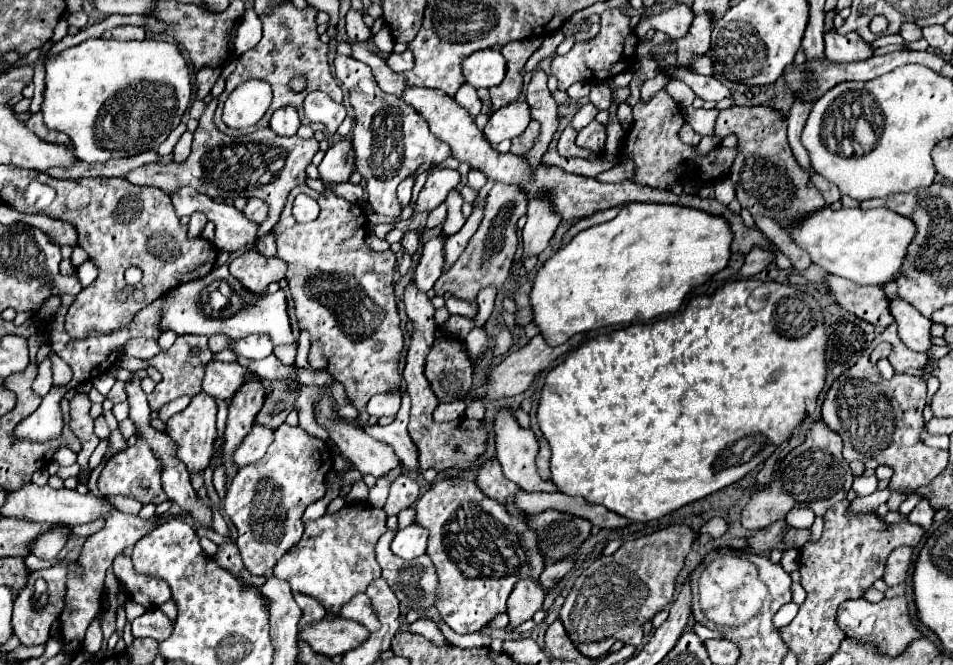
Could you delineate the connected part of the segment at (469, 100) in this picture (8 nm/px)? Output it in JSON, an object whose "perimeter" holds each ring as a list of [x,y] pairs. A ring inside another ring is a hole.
{"perimeter":[[[464,83],[458,89],[455,99],[460,105],[468,109],[470,115],[475,120],[482,108],[482,103],[477,95],[476,88],[468,83]]]}

